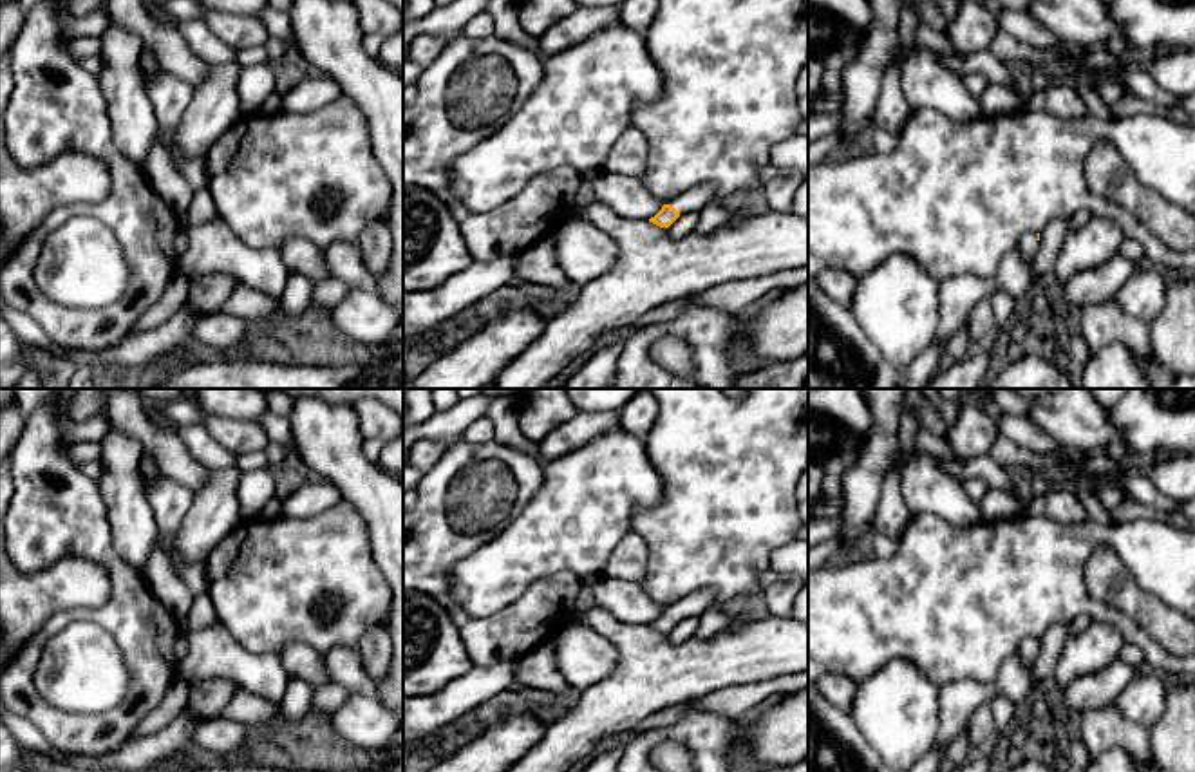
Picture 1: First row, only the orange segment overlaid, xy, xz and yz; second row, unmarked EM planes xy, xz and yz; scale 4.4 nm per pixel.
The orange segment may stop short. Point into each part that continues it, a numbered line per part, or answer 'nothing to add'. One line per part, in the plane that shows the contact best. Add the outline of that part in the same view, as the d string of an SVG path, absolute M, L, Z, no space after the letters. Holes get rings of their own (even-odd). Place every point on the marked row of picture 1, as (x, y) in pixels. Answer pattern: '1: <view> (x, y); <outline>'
1: xz (695, 199); M698 184L682 195L674 197L671 204L680 215L689 212L700 212L709 201L714 199L712 184Z

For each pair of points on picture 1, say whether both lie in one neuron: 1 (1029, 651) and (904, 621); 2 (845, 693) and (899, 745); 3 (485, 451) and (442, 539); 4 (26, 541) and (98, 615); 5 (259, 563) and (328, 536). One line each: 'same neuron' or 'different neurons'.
1: different neurons
2: different neurons
3: same neuron
4: same neuron
5: same neuron

